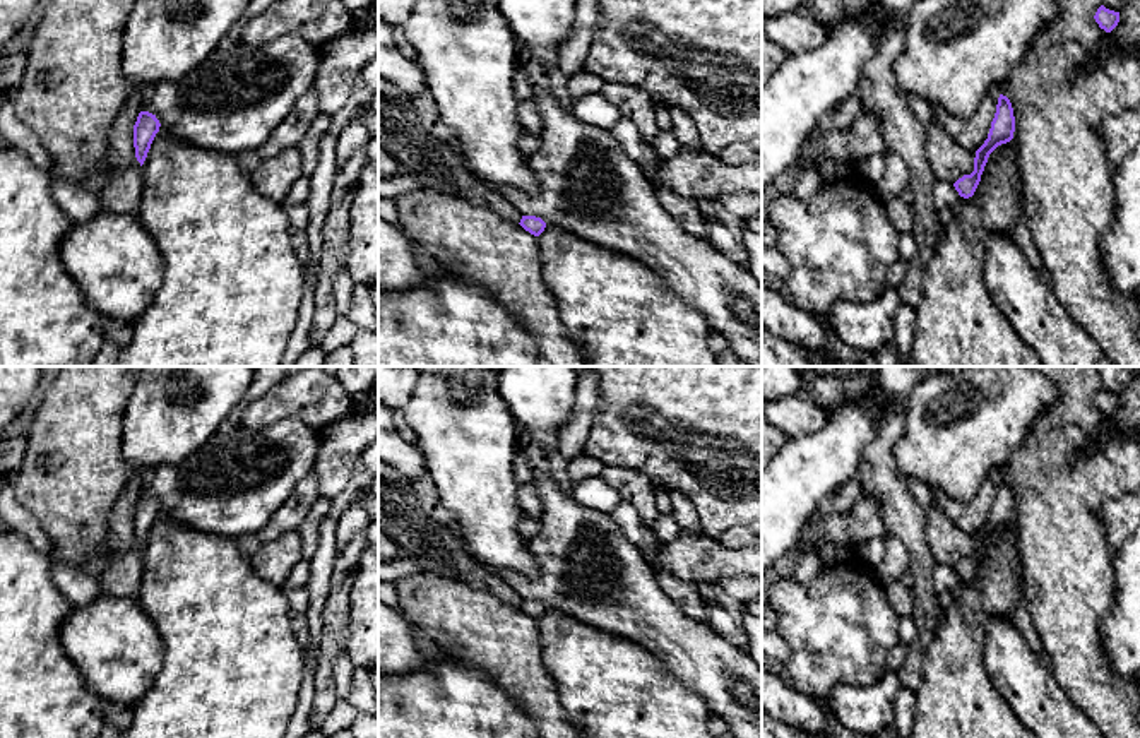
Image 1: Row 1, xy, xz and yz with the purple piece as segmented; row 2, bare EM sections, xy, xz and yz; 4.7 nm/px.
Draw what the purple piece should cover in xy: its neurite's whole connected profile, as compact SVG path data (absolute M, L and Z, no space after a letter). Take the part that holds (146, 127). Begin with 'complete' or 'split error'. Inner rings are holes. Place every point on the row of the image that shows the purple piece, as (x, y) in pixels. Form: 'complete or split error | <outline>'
complete | M149 111L139 113L137 122L134 125L134 147L135 147L135 158L140 163L140 166L144 164L147 158L151 144L156 134L159 132L159 127L161 123L156 118L156 115Z

